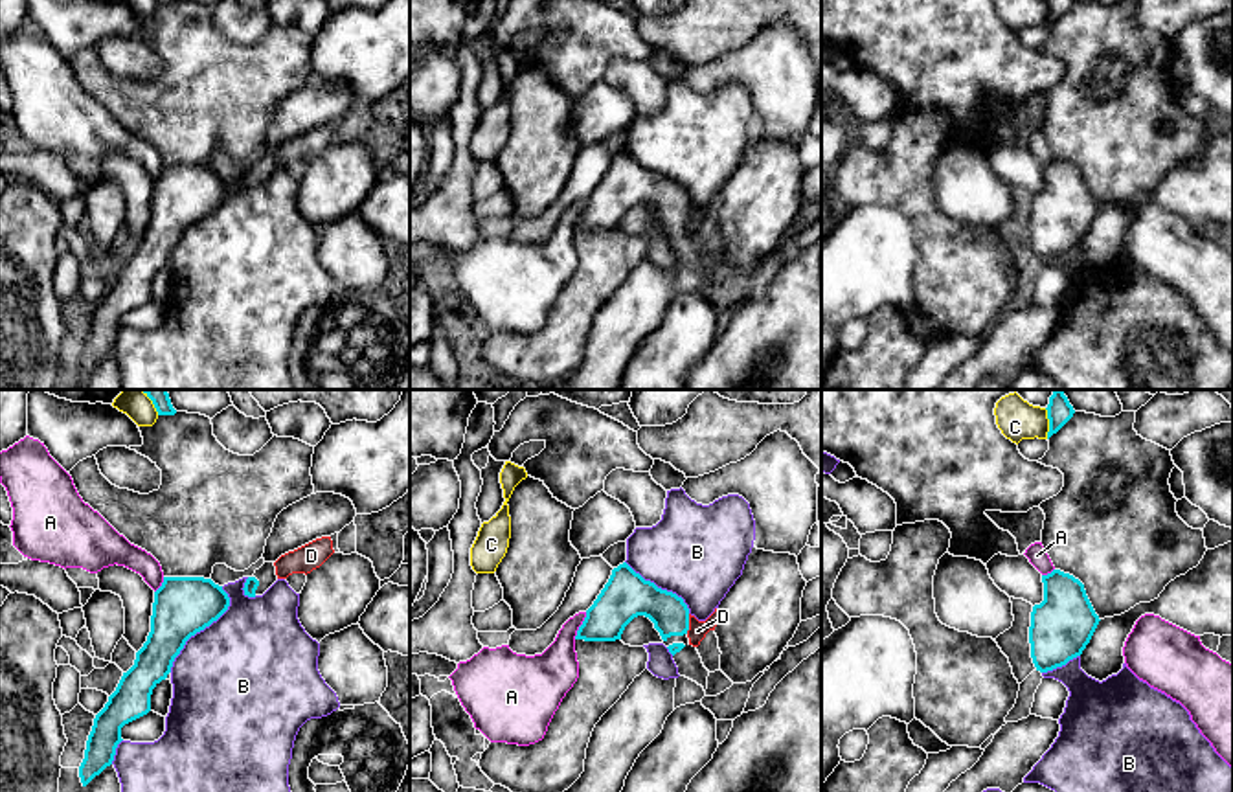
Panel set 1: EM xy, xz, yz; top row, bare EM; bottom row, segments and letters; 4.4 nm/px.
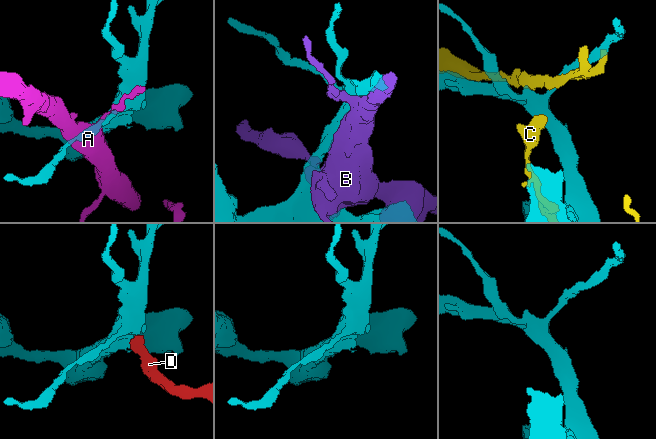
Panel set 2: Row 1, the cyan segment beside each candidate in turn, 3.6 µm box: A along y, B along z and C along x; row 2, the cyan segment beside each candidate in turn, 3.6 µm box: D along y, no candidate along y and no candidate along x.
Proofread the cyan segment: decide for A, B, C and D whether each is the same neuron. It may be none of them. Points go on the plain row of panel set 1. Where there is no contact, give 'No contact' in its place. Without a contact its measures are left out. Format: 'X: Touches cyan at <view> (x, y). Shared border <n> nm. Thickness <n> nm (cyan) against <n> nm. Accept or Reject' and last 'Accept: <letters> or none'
A: Touches cyan at xz (581, 214). Shared border 130 nm. Thickness 200 nm (cyan) against 200 nm. Reject
B: Touches cyan at xy (203, 217). Shared border 440 nm. Thickness 260 nm (cyan) against 500 nm. Reject
C: Touches cyan at yz (1050, 13). Shared border 120 nm. Thickness 80 nm (cyan) against 130 nm. Reject
D: Touches cyan at xz (688, 212). Shared border 90 nm. Thickness 160 nm (cyan) against 80 nm. Accept
Accept: D

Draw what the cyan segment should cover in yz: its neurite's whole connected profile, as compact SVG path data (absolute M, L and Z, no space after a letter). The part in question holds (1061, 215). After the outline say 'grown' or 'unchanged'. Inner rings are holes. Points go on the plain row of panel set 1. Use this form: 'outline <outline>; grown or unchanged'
outline M1053 158L1042 171L1044 189L1033 195L1029 232L1036 259L1047 261L1080 244L1101 208L1073 164Z; unchanged

